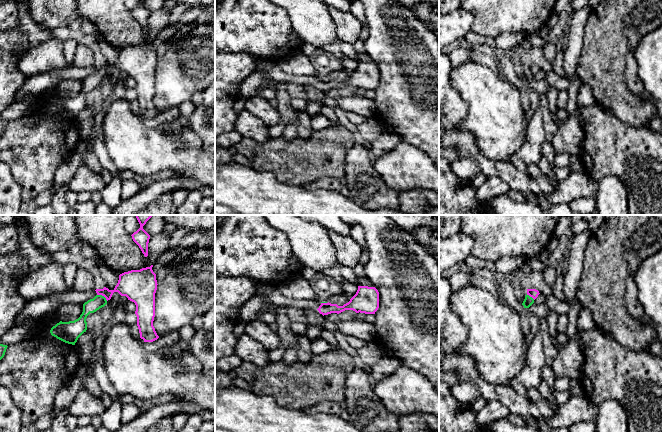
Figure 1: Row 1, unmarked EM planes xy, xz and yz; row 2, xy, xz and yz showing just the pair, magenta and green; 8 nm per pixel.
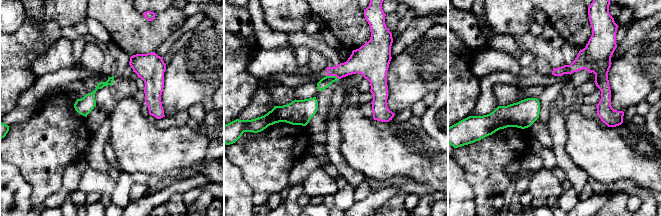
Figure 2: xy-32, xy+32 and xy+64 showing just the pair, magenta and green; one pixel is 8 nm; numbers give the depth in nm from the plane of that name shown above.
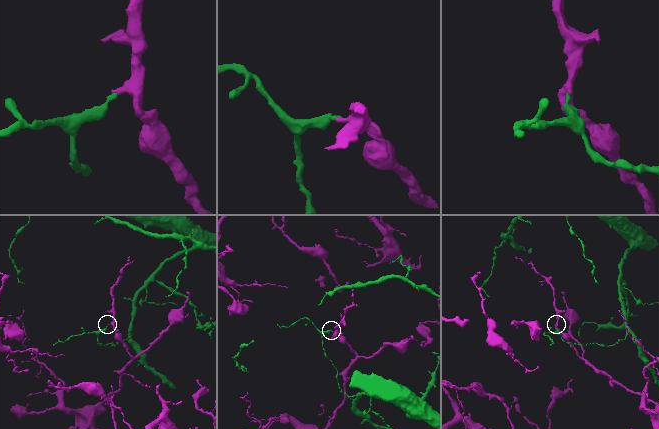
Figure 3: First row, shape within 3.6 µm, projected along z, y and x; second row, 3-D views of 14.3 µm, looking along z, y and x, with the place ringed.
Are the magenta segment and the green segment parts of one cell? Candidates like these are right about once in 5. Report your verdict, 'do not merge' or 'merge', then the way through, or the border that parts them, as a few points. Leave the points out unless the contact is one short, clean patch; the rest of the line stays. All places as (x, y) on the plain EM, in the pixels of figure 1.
do not merge | along xy (97, 70), (101, 70), (107, 76)

